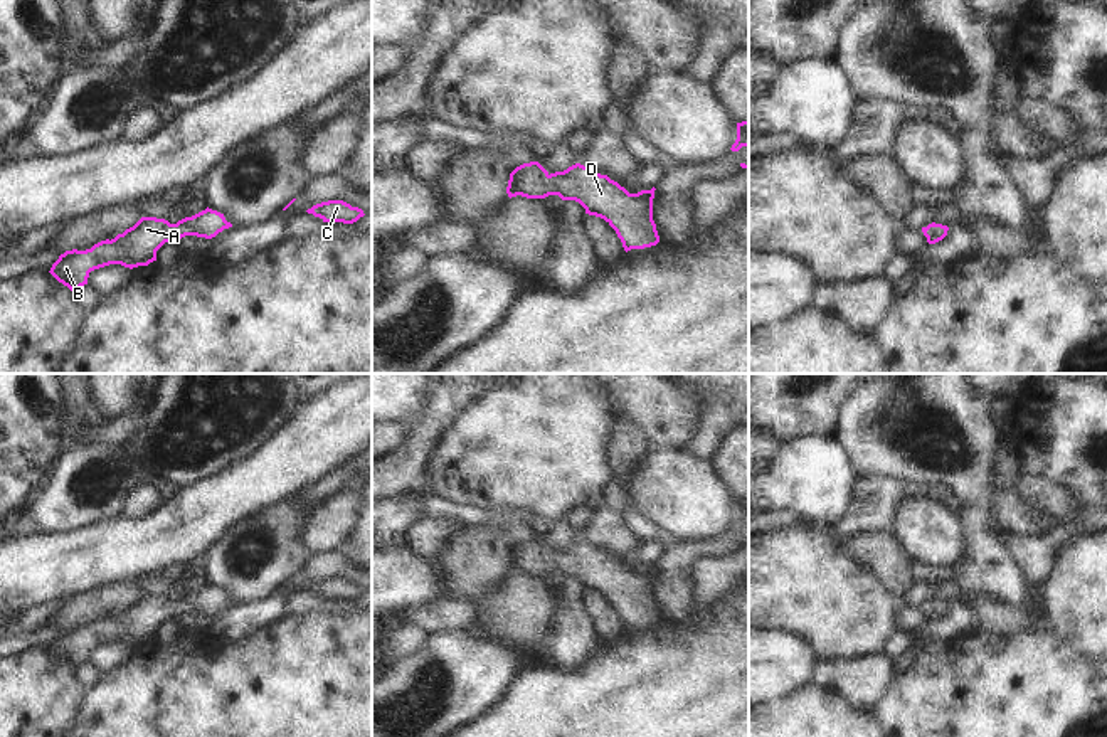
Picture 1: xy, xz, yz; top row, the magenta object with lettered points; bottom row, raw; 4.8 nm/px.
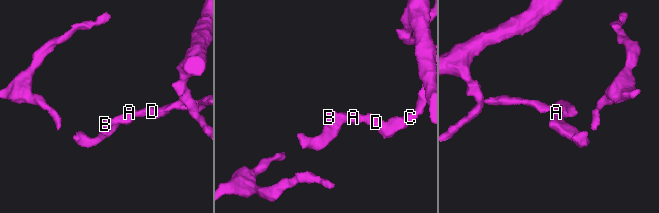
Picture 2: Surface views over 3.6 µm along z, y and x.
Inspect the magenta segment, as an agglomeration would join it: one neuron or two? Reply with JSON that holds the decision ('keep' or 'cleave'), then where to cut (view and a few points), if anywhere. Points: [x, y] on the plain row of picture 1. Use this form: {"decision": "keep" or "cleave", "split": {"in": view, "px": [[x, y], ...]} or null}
{"decision": "keep", "split": null}

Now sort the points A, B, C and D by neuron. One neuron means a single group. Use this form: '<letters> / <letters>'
A B C D

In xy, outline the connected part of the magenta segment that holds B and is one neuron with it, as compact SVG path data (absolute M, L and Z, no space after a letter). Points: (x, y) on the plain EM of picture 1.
M205 586L192 594L185 594L177 601L165 596L141 594L133 604L106 616L86 628L66 628L52 641L50 651L76 670L87 661L89 650L109 641L124 644L148 643L156 638L156 628L165 621L175 621L185 612L212 616L224 606L232 604L224 591Z

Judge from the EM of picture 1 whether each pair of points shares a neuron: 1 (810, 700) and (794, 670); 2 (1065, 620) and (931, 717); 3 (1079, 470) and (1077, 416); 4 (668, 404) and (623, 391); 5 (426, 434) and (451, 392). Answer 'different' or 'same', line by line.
1: different
2: different
3: same
4: same
5: same

